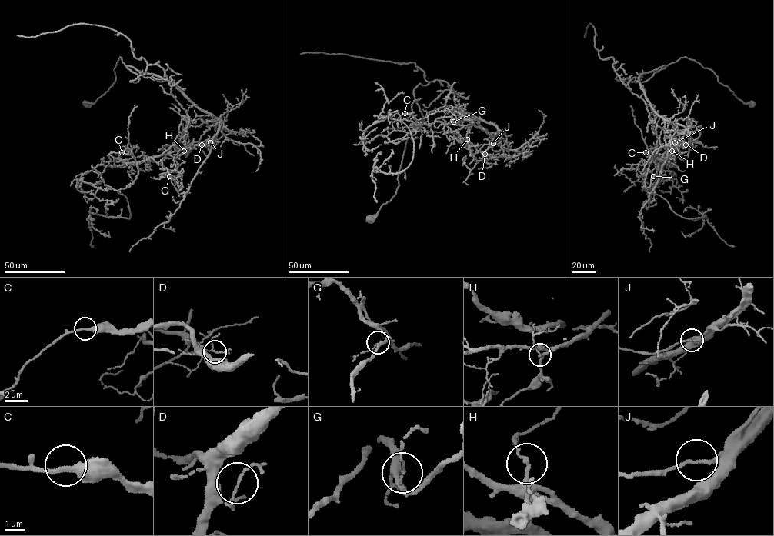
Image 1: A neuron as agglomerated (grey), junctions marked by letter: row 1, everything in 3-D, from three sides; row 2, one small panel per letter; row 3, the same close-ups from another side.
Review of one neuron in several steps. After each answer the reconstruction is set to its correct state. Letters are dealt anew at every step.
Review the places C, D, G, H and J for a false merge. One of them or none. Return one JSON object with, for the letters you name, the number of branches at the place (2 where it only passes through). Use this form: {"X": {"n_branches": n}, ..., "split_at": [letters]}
{"J": {"n_branches": 2}, "split_at": ["J"]}

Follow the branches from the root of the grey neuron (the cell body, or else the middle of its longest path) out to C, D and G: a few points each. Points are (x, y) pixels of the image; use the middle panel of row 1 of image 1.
C: (369, 219), (395, 194), (408, 136), (428, 113), (477, 118), (389, 141), (405, 113)
D: (369, 219), (395, 194), (408, 136), (428, 113), (455, 107), (494, 124), (504, 132), (485, 154)
G: (369, 219), (395, 194), (408, 135), (441, 108), (477, 118), (468, 129), (435, 119), (453, 121)

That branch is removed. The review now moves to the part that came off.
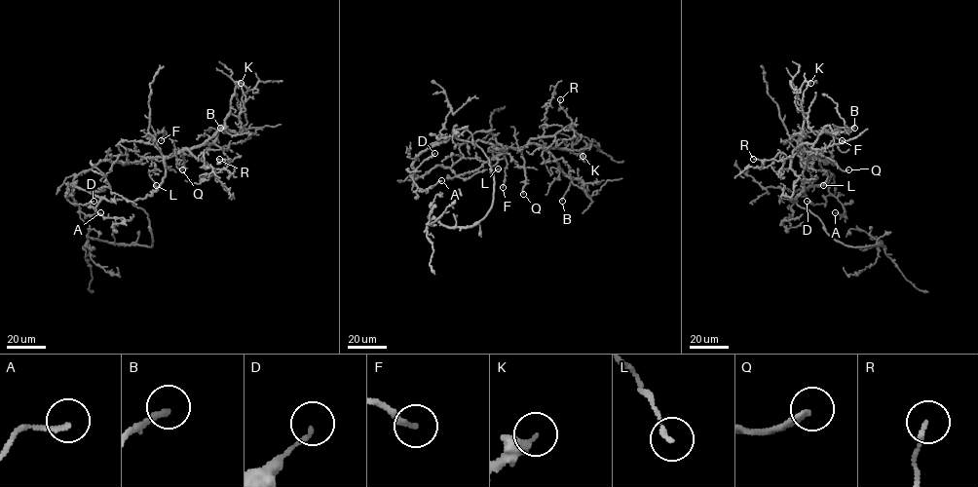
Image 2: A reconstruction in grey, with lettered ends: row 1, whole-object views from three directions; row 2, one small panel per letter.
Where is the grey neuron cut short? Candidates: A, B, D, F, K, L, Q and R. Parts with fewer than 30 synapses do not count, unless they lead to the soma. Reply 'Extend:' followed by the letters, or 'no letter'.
Extend: Q

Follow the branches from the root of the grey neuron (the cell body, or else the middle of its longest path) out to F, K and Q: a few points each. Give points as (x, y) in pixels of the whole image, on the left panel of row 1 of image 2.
F: (134, 201), (151, 195), (163, 179), (164, 156), (157, 141), (147, 138), (164, 131), (161, 140)
K: (134, 201), (159, 186), (166, 158), (201, 146), (224, 127), (230, 113), (240, 117), (245, 98), (241, 83)
Q: (134, 201), (151, 195), (159, 186), (166, 173), (166, 158), (181, 152), (184, 160), (182, 169)

